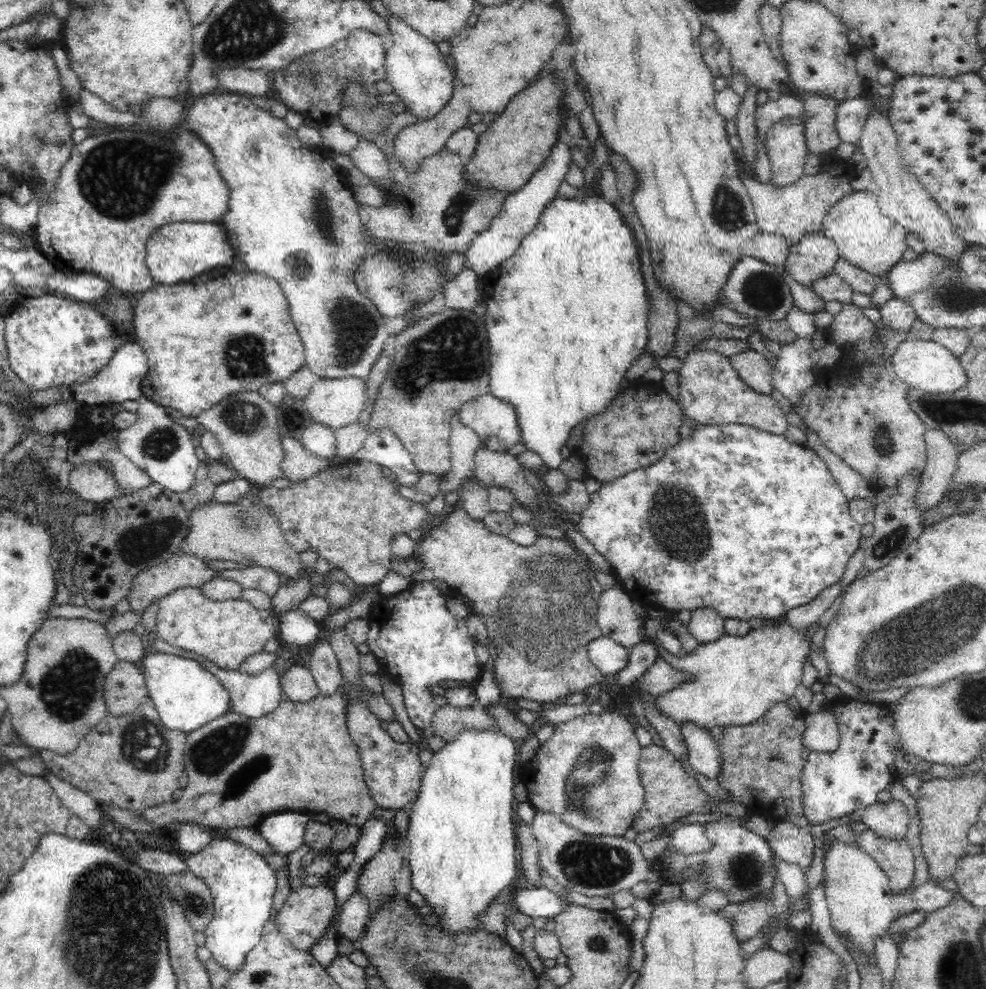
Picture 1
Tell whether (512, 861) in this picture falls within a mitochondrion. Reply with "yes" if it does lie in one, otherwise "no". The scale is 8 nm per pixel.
no

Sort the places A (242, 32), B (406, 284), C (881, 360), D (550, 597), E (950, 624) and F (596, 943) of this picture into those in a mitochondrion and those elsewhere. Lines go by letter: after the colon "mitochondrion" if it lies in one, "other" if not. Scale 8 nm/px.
A: mitochondrion
B: mitochondrion
C: other
D: mitochondrion
E: mitochondrion
F: mitochondrion

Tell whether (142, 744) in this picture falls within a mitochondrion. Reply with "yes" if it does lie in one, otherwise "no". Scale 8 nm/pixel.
yes

